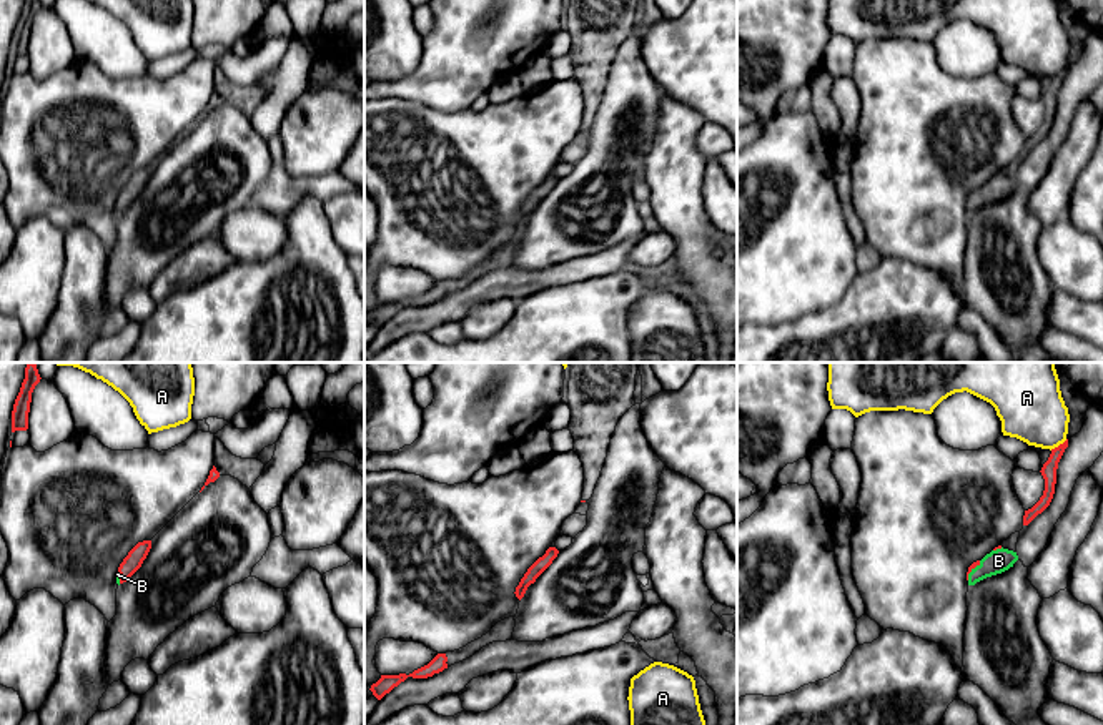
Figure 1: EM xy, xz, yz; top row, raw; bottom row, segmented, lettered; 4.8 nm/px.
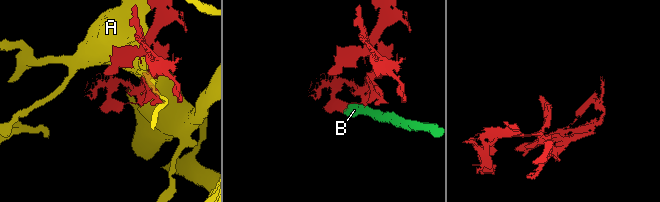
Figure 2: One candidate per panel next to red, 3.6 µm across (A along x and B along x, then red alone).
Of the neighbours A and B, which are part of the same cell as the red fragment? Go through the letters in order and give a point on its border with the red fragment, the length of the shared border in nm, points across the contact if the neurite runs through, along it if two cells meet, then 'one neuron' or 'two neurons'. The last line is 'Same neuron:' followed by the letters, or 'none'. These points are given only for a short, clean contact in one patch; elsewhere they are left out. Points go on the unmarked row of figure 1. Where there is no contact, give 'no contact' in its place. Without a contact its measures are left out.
A: yz (1060, 72) | 100 nm | two neurons
B: yz (970, 198) | 120 nm | one neuron
Same neuron: B

